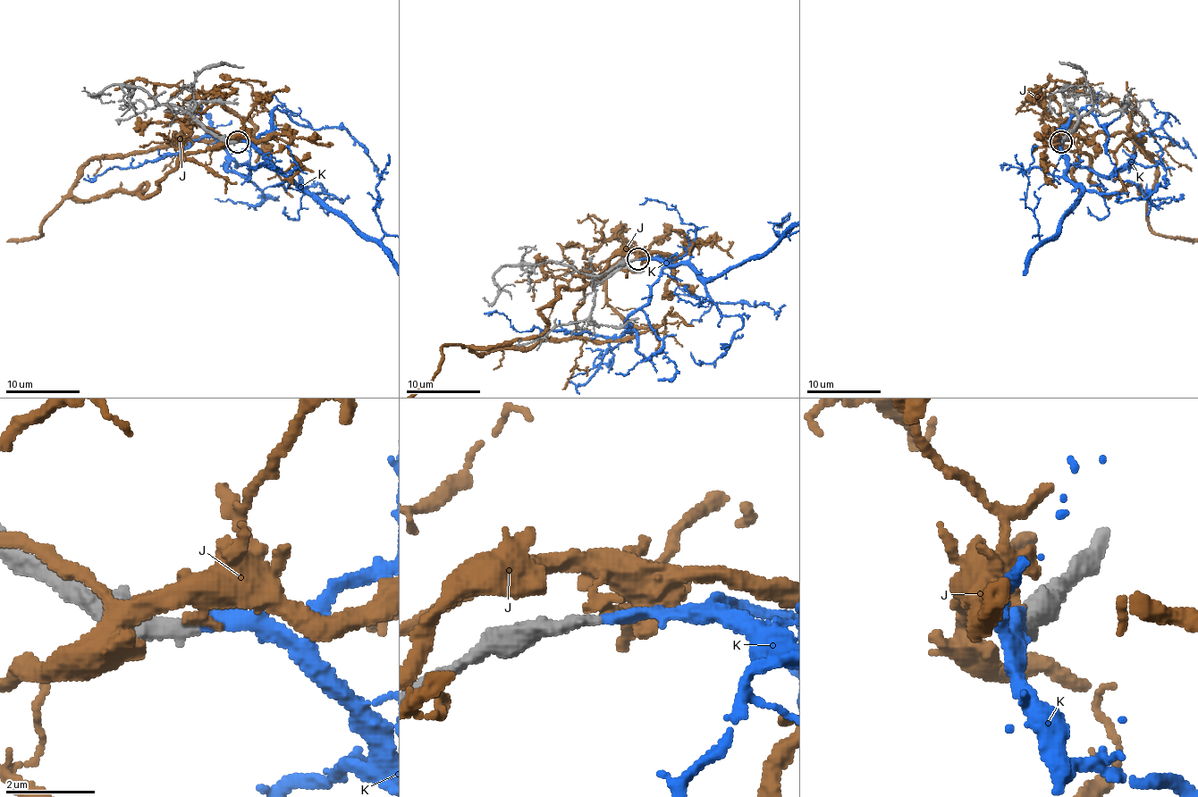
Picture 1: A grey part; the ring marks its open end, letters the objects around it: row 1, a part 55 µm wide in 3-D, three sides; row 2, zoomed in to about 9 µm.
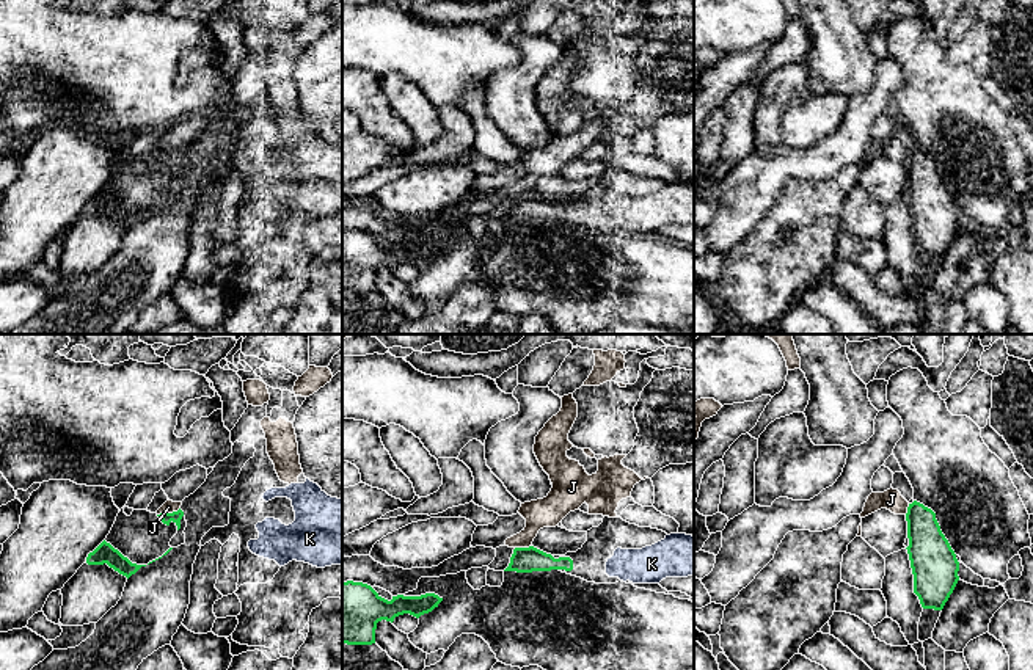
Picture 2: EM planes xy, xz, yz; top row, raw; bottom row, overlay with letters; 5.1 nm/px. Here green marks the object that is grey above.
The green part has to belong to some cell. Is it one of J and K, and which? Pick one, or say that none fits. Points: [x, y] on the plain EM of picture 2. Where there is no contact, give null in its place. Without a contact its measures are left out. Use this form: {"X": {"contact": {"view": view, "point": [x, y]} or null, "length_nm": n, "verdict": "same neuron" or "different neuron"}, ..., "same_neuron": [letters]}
{"J": {"contact": {"view": "xy", "point": [168, 162]}, "length_nm": 130, "verdict": "different neuron"}, "K": {"contact": null, "verdict": "same neuron"}, "same_neuron": ["K"]}

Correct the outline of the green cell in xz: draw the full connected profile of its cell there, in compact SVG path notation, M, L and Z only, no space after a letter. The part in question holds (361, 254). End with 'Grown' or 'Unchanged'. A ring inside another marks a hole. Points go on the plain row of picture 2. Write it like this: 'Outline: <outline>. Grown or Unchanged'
Outline: M342 231L342 292L372 293L378 270L392 271L396 265L403 262L419 267L438 256L441 249L443 246L435 242L397 243L388 249L367 232Z. Unchanged

